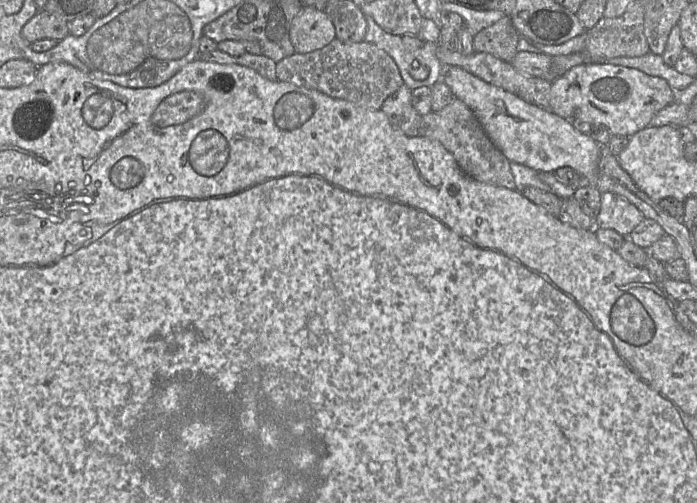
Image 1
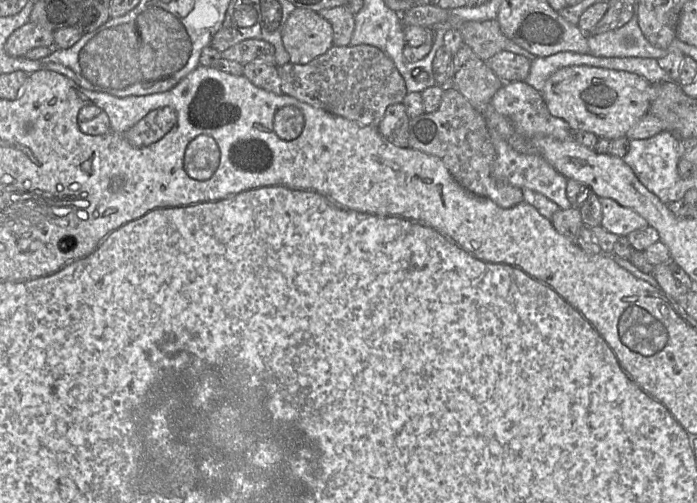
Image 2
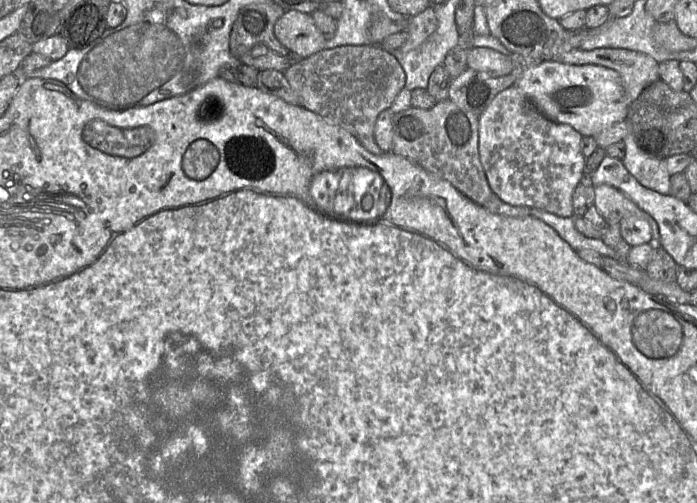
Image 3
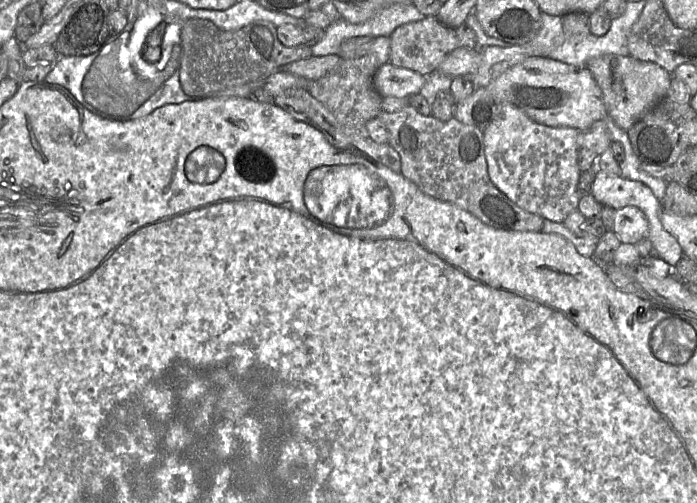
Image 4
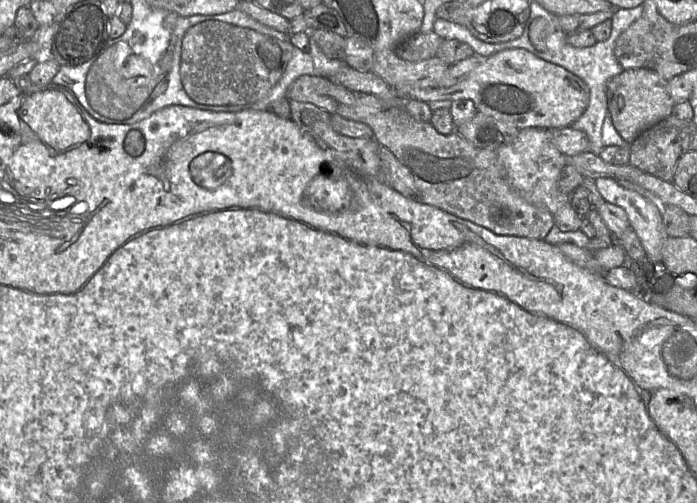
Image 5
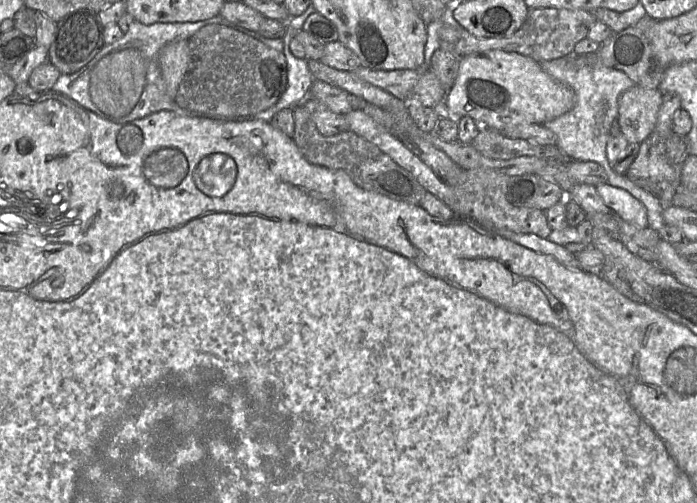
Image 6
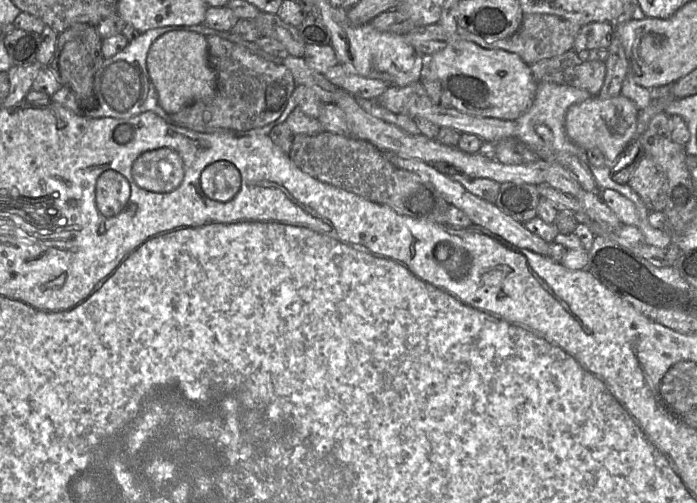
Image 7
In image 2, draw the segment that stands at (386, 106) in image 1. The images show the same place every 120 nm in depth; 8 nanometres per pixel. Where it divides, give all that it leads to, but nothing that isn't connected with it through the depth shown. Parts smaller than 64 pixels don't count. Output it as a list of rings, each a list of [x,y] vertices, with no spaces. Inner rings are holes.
[[[403,103],[390,105],[381,120],[378,131],[383,138],[399,148],[409,147],[409,122]]]

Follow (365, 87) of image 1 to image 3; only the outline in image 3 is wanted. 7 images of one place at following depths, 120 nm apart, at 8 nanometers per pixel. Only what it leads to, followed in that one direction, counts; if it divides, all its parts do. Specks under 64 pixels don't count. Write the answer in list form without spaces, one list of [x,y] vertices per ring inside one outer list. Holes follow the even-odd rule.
[[[348,45],[324,49],[308,58],[296,59],[283,73],[297,93],[302,107],[347,130],[368,152],[374,155],[385,153],[375,141],[374,126],[378,115],[392,105],[406,83],[405,71],[392,53],[380,45]]]

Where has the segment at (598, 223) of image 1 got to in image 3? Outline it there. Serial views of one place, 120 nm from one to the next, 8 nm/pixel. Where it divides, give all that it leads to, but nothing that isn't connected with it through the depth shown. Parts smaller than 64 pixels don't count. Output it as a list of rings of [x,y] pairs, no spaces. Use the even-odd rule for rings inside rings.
[[[601,184],[594,186],[594,193],[594,204],[608,224],[620,224],[621,220],[628,217],[643,218],[651,226],[653,243],[655,246],[659,246],[659,227],[650,214],[640,209],[621,191],[610,185]]]

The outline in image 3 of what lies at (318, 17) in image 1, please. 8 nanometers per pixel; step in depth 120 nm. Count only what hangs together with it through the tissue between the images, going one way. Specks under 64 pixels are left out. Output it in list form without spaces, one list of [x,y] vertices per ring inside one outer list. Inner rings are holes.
[[[286,11],[276,21],[274,34],[295,59],[305,59],[325,49],[326,38],[308,13]]]

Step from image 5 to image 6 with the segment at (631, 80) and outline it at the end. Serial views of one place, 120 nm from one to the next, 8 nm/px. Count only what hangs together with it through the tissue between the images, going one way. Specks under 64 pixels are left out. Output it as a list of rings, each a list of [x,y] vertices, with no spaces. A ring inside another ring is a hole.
[[[635,84],[619,98],[618,123],[629,143],[641,143],[653,131],[663,94],[659,89],[650,89]]]

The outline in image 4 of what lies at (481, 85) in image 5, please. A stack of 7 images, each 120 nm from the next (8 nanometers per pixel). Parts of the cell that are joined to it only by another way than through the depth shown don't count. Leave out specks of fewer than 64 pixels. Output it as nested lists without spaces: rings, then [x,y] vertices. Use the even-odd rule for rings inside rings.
[[[528,57],[487,88],[497,101],[510,104],[531,120],[549,127],[570,127],[580,131],[608,116],[602,91],[591,71],[550,58]],[[388,62],[376,69],[372,77],[372,84],[382,97],[408,98],[421,91],[425,84],[425,77],[417,72],[396,67]]]

